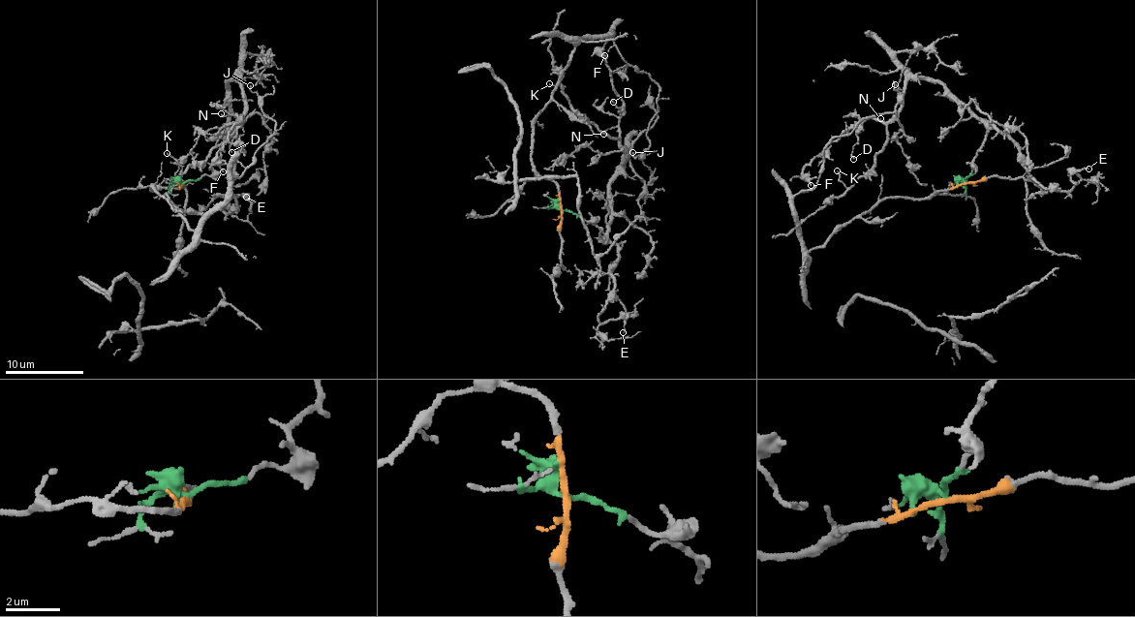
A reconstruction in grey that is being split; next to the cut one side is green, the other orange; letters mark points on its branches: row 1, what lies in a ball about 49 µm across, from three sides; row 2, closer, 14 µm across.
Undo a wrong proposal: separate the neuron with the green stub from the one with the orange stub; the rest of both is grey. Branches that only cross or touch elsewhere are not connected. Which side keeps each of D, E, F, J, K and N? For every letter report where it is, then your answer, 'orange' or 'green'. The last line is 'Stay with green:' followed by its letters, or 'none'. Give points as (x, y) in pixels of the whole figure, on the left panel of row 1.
D: place (231, 152); green
E: place (246, 197); green
F: place (223, 171); green
J: place (250, 85); orange
K: place (167, 153); green
N: place (221, 113); green
Stay with green: D, E, F, K, N

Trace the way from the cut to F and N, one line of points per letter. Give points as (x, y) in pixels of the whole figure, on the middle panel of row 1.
F: (562, 210), (592, 219), (604, 236), (609, 180), (627, 157), (619, 118), (622, 100), (599, 48), (605, 54)
N: (562, 210), (592, 219), (604, 236), (609, 180), (627, 157), (618, 132), (608, 128), (602, 135)

